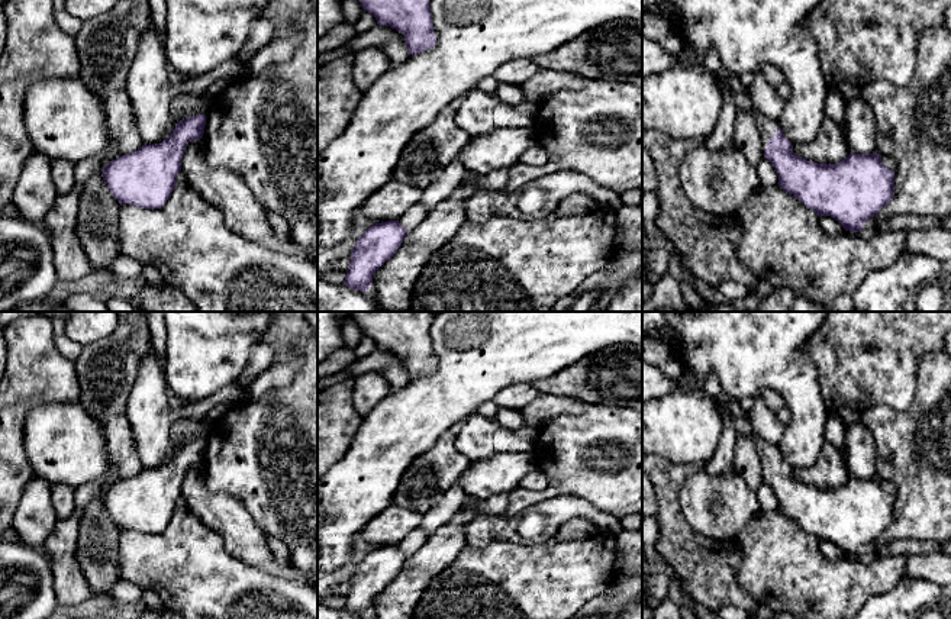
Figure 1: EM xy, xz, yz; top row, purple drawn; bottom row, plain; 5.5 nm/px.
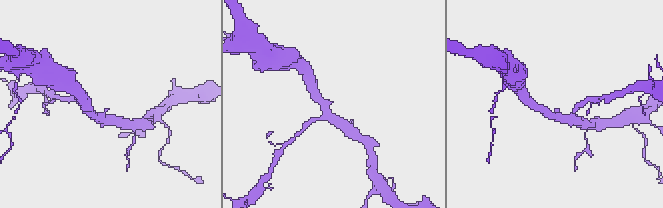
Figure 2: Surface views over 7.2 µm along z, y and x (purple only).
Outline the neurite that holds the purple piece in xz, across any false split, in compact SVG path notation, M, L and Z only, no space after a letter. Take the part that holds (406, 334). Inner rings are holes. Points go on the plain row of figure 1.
M349 312L364 336L371 338L377 349L402 357L409 380L432 374L436 360L429 328L432 312Z

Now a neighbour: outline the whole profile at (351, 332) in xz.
M354 319L348 320L342 326L344 346L355 348L360 341L364 338L361 328Z

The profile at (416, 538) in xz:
M419 526L403 538L399 548L407 557L412 557L428 541L428 538L429 535Z

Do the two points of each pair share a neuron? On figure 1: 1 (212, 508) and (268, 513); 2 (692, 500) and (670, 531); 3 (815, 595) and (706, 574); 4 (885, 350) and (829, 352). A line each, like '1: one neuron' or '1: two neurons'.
1: two neurons
2: two neurons
3: two neurons
4: one neuron

